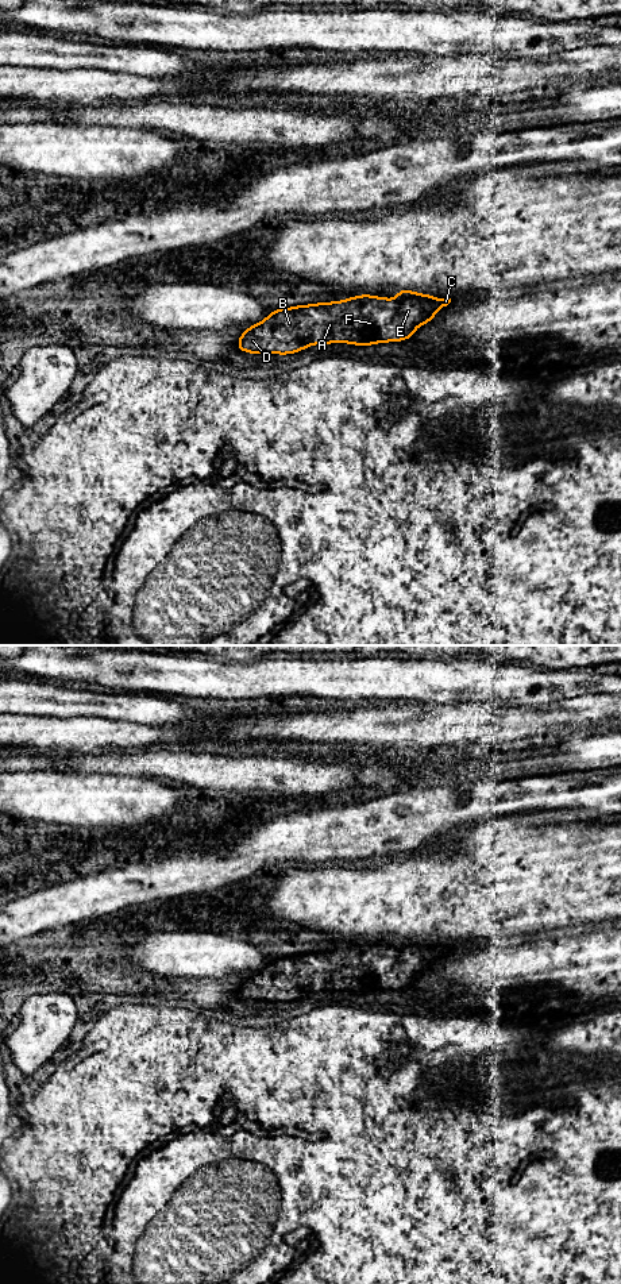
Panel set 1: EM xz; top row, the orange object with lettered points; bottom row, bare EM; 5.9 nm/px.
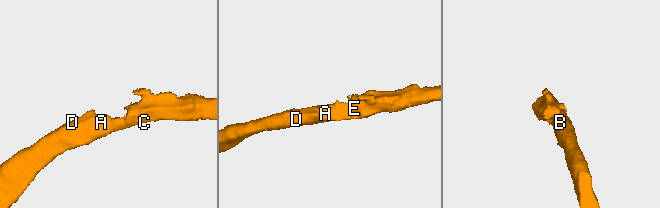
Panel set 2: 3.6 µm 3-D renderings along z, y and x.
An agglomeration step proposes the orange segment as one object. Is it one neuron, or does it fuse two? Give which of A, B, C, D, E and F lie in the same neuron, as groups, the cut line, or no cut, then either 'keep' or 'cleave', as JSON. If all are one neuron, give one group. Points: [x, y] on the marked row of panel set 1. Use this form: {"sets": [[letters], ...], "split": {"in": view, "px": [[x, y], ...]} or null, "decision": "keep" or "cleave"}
{"sets": [["A", "B", "C", "D", "E", "F"]], "split": null, "decision": "keep"}

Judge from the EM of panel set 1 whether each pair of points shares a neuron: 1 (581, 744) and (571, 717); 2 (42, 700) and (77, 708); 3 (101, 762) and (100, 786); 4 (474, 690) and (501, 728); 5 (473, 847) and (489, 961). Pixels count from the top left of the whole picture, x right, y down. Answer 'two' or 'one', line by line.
1: two
2: one
3: two
4: two
5: one

